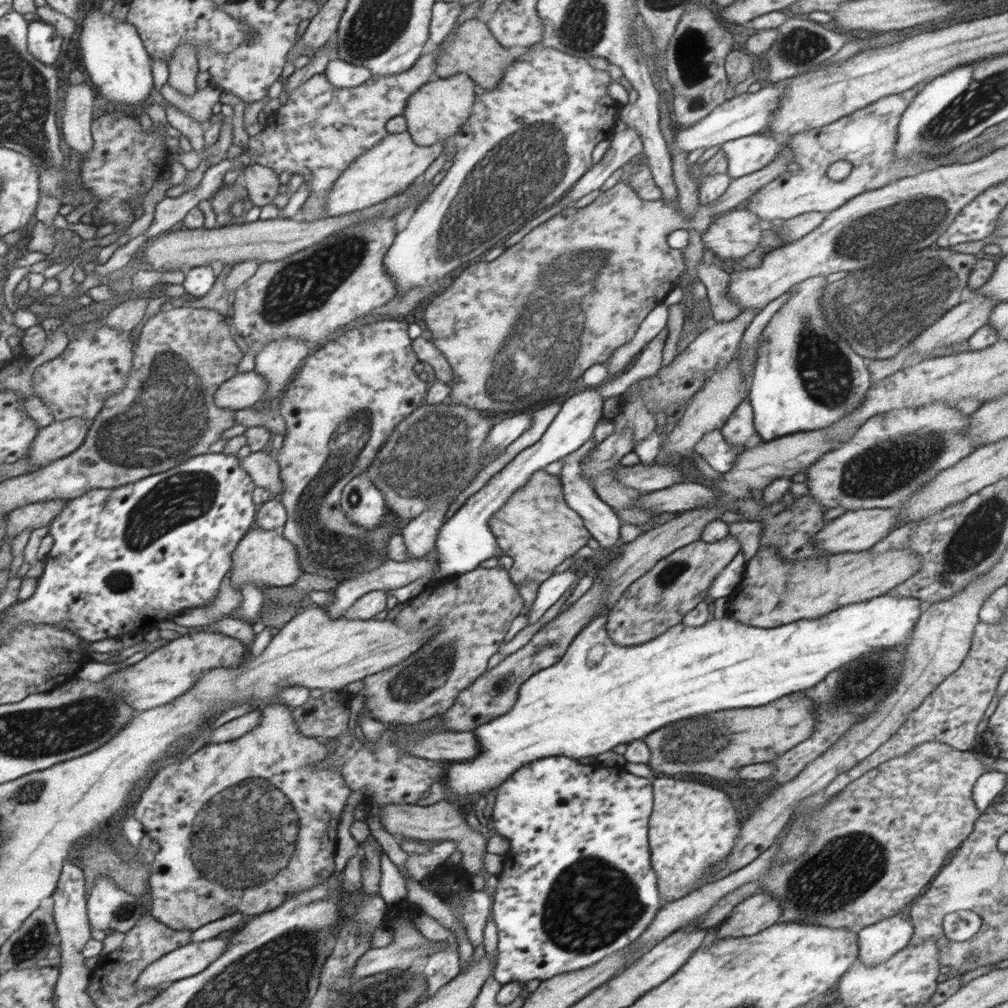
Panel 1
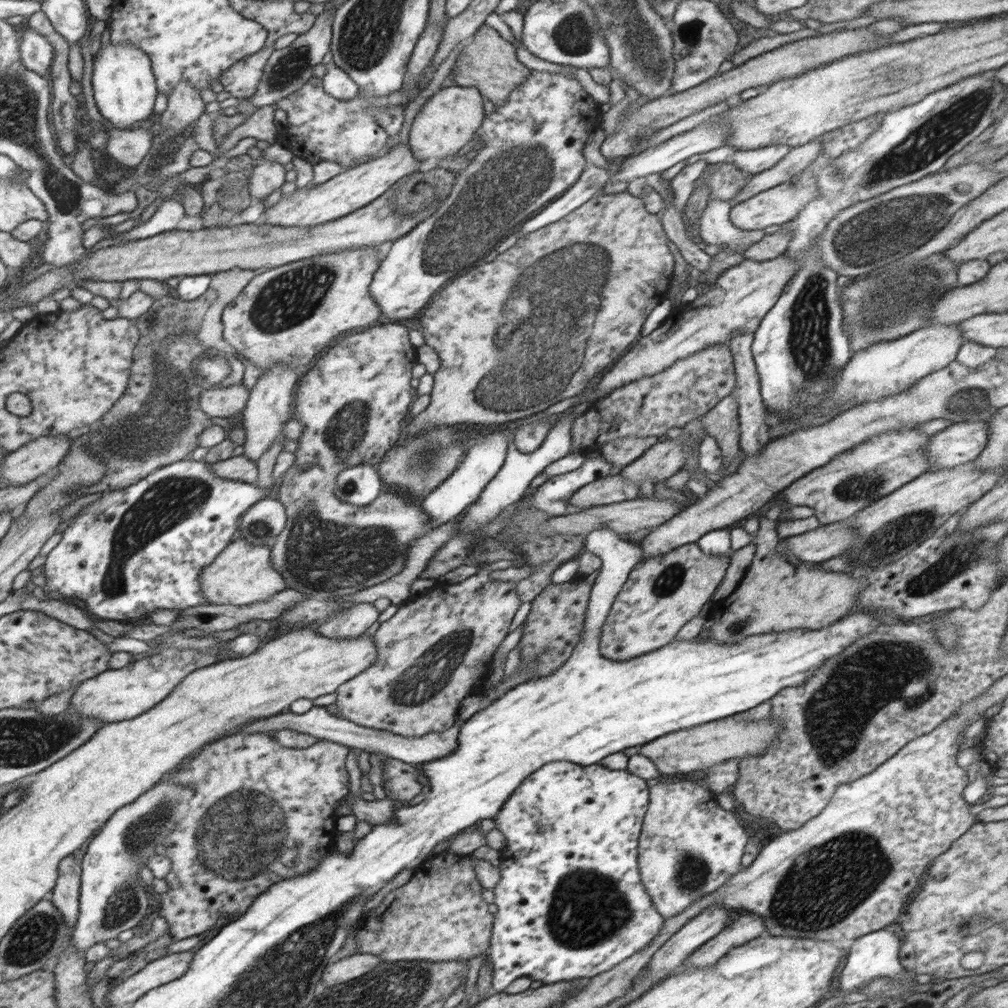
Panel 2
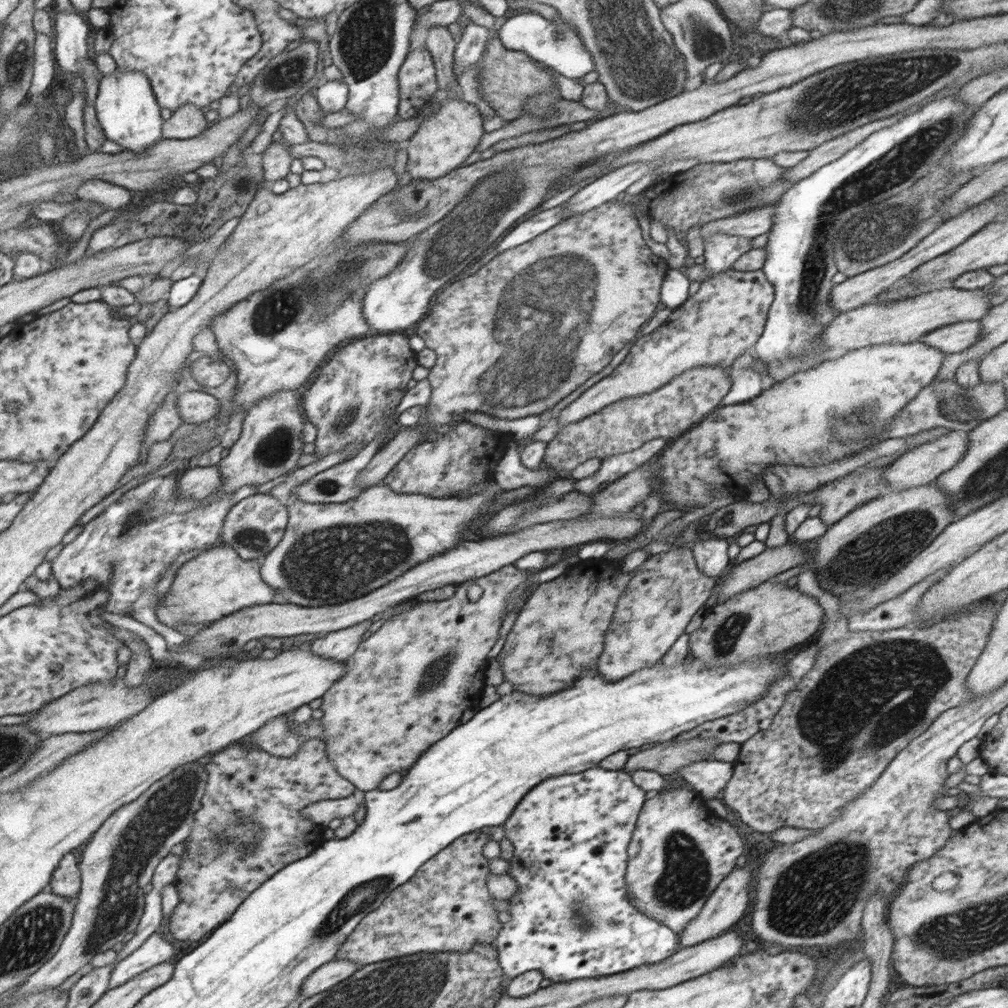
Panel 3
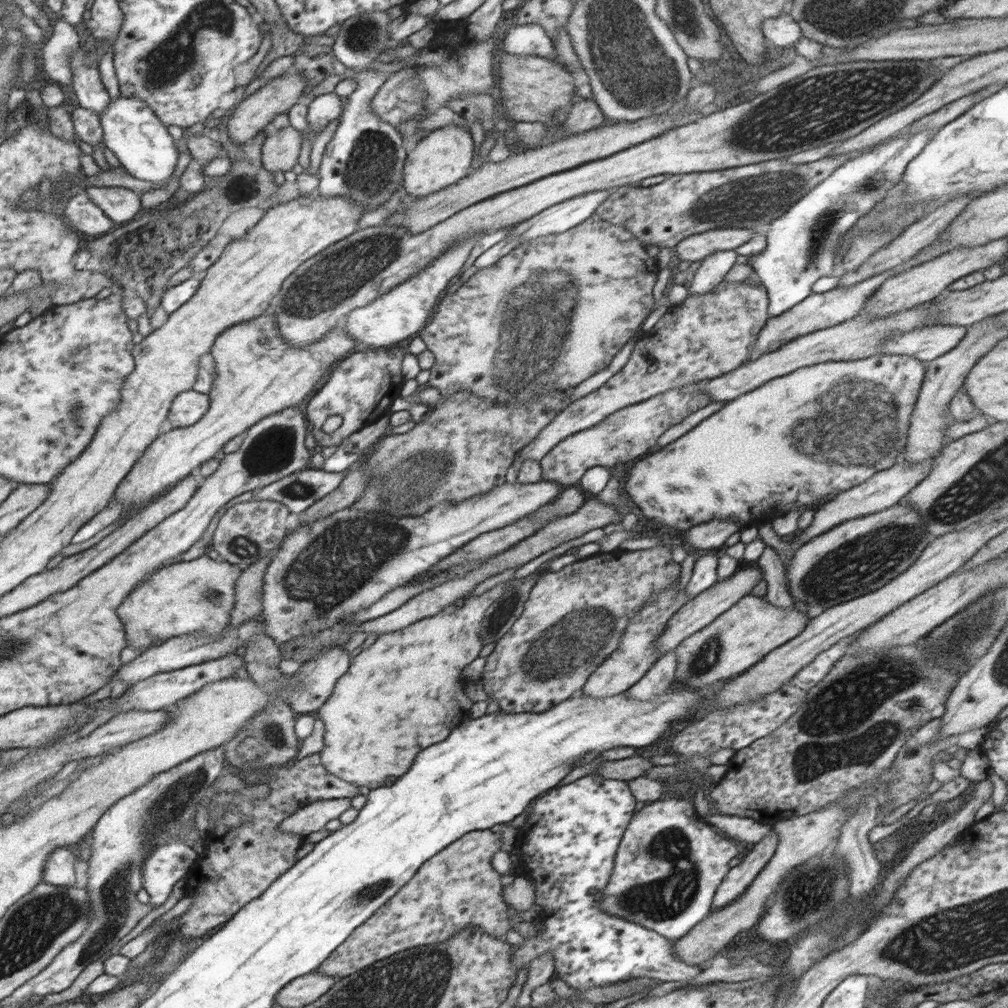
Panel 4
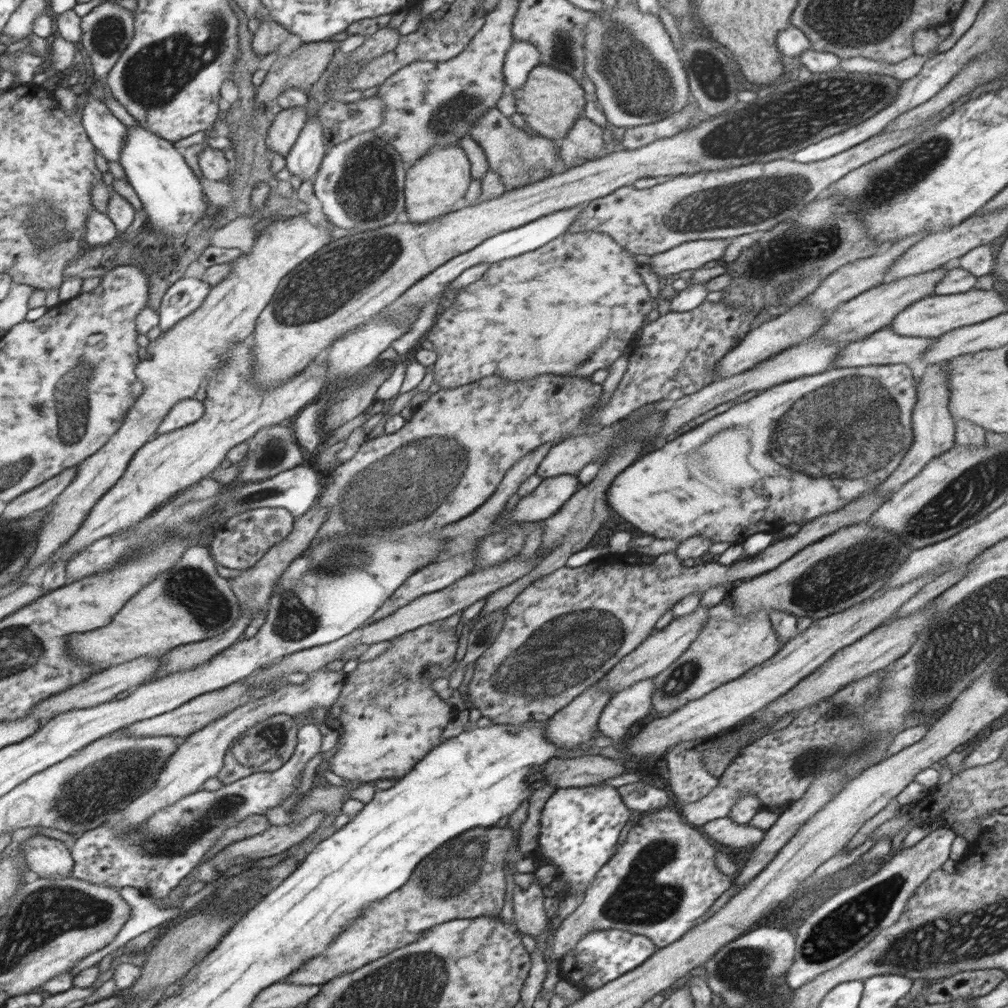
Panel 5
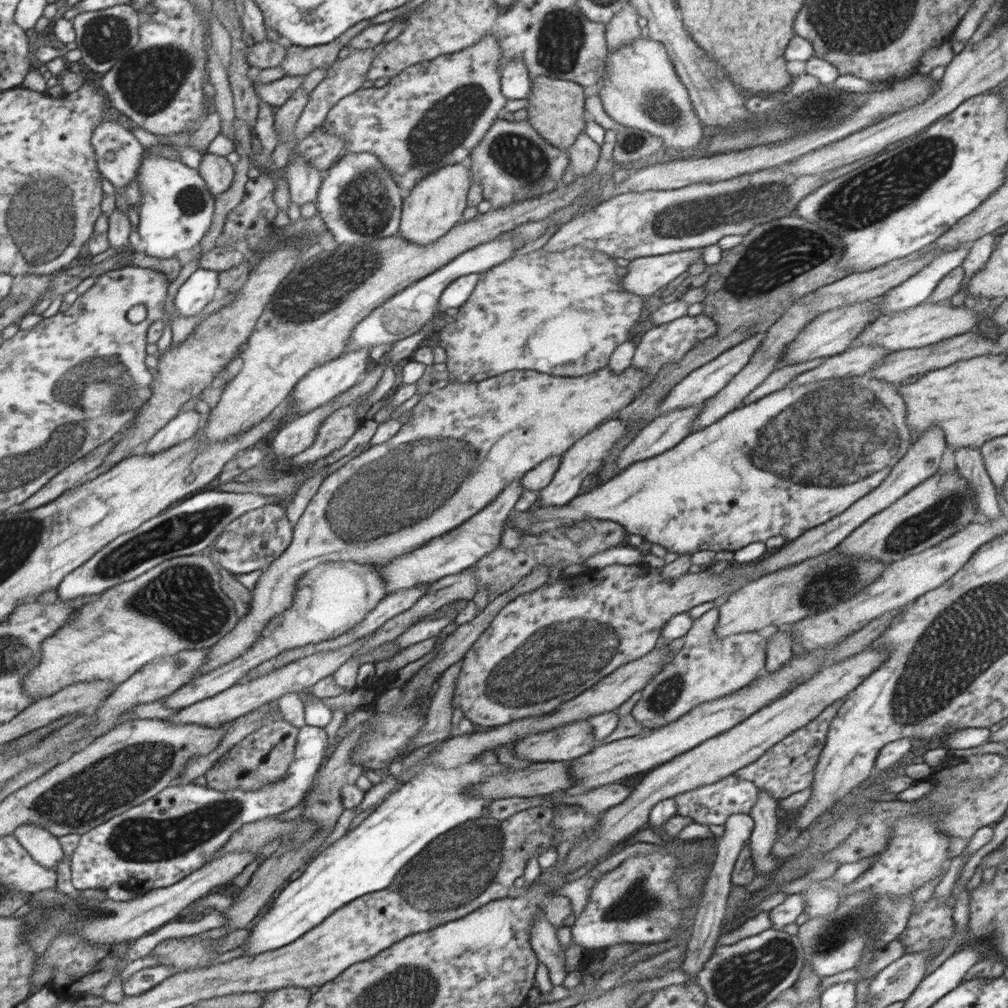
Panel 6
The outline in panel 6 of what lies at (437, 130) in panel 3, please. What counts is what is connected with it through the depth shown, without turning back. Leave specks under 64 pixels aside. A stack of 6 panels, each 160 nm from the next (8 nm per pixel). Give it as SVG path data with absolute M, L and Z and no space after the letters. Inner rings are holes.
M467 161L447 164L436 172L420 179L409 195L403 199L399 232L401 237L414 244L430 244L444 236L463 218L467 207L467 194L471 187L471 173Z

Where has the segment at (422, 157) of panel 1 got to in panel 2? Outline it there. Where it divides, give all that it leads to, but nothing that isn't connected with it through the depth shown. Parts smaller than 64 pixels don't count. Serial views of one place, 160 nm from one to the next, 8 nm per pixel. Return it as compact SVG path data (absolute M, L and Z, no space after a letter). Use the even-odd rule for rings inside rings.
M398 142L386 154L370 159L362 164L350 166L348 170L338 176L323 182L321 185L297 188L291 195L283 195L274 206L266 208L260 223L274 226L297 226L310 228L338 218L350 215L352 212L370 205L374 199L382 196L397 180L413 172L427 168L427 163L414 158L409 145Z

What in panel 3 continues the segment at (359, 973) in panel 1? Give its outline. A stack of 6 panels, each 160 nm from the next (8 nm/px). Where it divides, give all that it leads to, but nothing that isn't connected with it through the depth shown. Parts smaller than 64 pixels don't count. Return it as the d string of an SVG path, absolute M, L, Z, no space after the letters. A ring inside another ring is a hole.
M332 960L317 968L303 980L300 994L302 998L310 998L315 994L332 988L335 984L346 980L360 967L348 960Z

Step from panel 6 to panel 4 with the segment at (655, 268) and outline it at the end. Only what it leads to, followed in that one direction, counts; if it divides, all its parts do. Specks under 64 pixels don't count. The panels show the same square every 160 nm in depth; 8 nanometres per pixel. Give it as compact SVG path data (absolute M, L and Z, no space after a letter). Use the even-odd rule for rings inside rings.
M714 228L700 234L687 236L673 248L673 259L680 262L702 261L719 250L735 250L742 246L754 233L756 228Z

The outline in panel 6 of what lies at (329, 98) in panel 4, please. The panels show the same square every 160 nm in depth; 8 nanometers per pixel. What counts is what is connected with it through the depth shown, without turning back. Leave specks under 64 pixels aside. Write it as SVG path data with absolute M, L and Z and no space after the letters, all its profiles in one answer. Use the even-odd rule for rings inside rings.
M297 156L293 162L288 161L287 170L285 171L291 201L298 207L315 203L324 172L312 166L311 162L305 160L303 156Z

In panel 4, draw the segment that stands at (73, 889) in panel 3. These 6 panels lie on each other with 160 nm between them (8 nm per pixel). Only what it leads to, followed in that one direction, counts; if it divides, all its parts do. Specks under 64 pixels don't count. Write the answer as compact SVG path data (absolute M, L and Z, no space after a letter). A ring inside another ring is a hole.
M57 848L50 854L42 878L54 886L76 886L74 876L76 856L66 848Z

